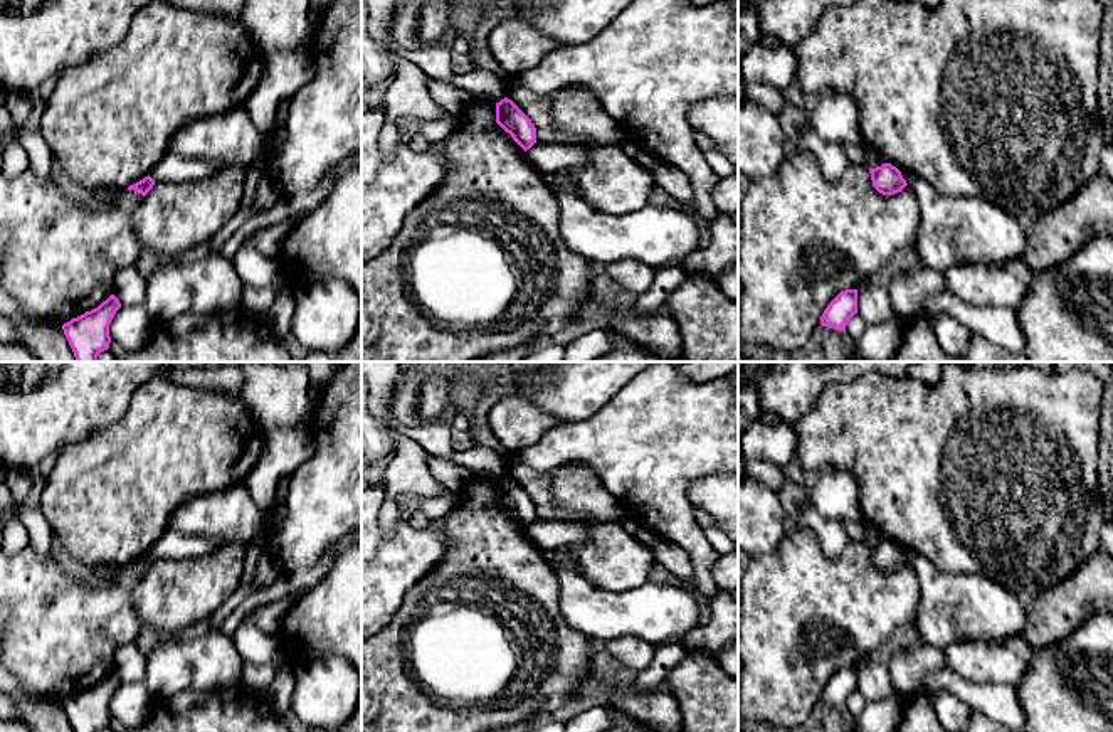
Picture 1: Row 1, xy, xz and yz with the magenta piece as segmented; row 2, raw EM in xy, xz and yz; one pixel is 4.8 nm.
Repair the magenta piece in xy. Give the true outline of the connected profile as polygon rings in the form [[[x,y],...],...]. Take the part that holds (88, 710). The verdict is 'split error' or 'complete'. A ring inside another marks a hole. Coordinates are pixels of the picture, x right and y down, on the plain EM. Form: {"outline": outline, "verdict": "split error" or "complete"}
{"outline": [[[111,671],[98,685],[62,702],[74,732],[99,732],[109,725],[109,700],[119,685],[119,676]]], "verdict": "complete"}

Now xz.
{"outline": [[[508,475],[496,480],[496,500],[526,528],[536,520],[531,496]]], "verdict": "complete"}

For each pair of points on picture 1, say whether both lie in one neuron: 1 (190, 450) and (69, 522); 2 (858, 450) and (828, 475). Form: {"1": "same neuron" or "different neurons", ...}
{"1": "same neuron", "2": "different neurons"}

